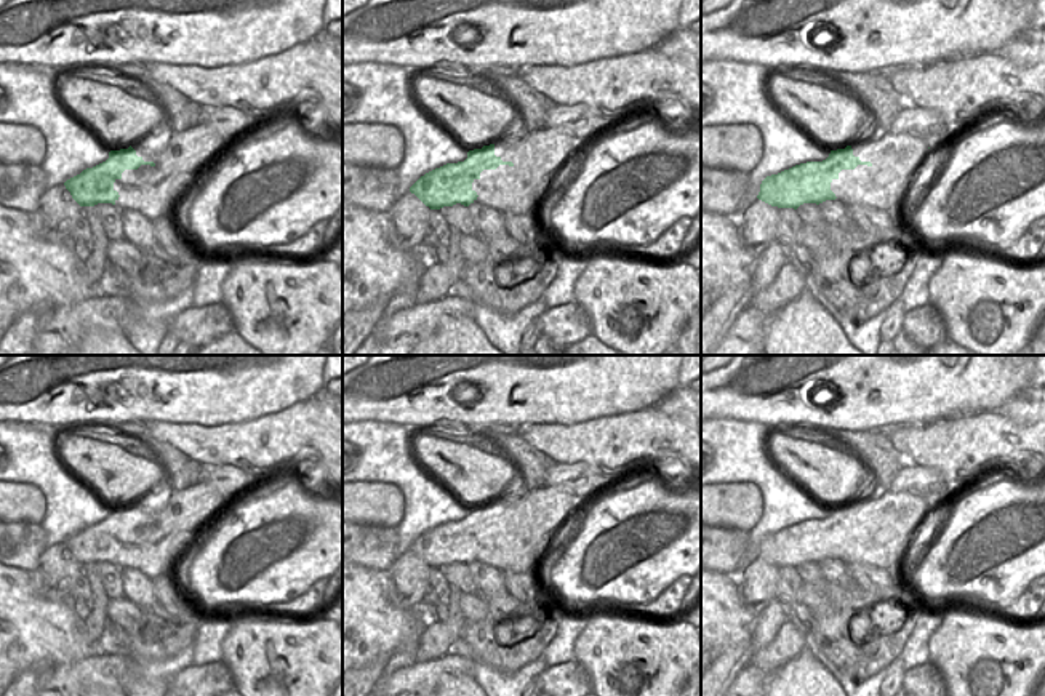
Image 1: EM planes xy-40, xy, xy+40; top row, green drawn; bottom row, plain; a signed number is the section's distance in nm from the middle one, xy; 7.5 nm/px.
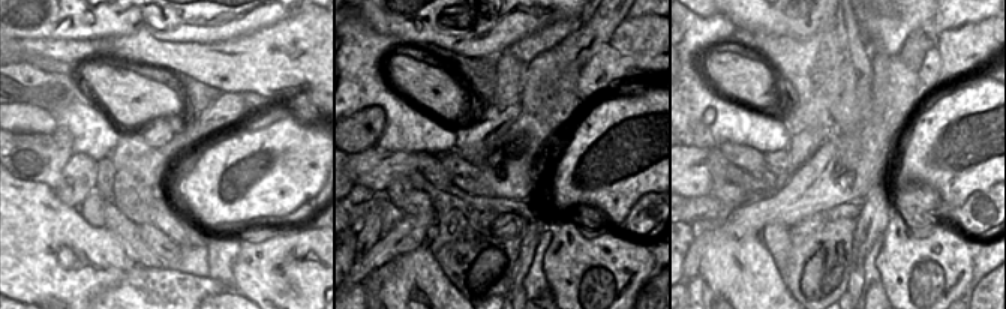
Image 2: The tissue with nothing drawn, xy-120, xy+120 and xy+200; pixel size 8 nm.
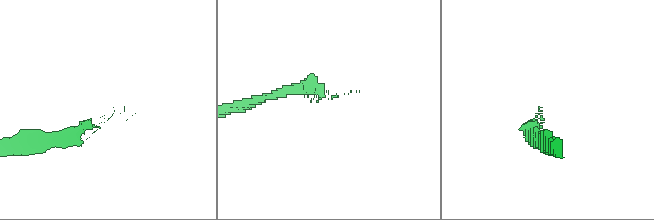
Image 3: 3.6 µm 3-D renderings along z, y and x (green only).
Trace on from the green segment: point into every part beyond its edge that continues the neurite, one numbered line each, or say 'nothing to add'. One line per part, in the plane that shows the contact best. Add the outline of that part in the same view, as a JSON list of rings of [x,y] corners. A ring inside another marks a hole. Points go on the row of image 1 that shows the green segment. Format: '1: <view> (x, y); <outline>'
nothing to add

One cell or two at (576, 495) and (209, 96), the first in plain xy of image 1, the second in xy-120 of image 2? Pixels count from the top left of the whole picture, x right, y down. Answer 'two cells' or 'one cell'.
two cells

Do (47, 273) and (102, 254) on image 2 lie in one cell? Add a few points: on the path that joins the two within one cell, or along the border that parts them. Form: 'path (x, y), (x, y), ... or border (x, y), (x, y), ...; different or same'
path (62, 263), (80, 261), (84, 251), (87, 254); same

